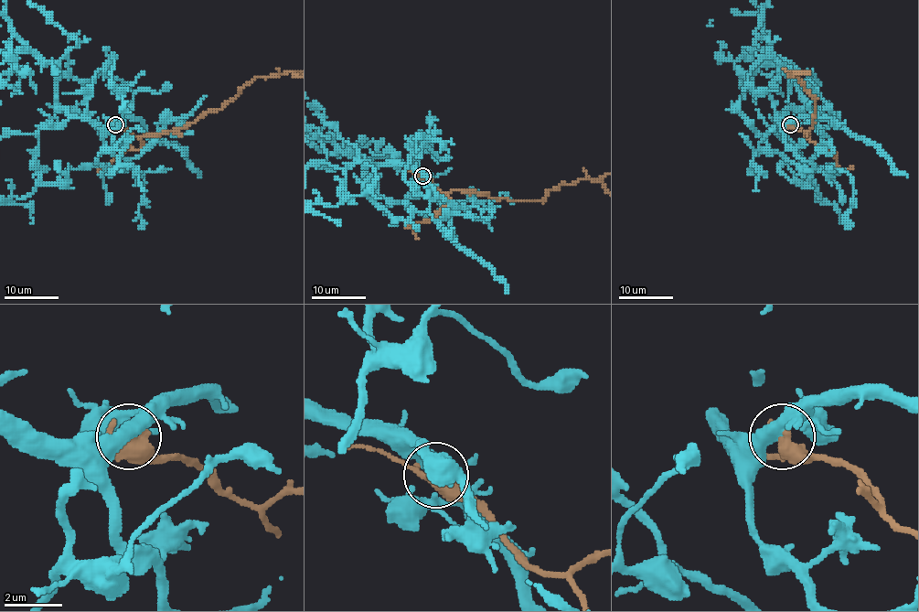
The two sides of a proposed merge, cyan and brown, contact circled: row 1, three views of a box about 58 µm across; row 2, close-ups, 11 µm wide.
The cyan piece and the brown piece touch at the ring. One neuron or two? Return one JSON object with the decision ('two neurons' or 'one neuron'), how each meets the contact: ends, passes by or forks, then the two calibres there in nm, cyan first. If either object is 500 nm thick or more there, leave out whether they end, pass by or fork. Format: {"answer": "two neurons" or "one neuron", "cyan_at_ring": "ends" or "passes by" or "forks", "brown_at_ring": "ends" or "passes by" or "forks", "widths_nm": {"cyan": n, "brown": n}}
{"answer": "one neuron", "cyan_at_ring": "passes by", "brown_at_ring": "forks", "widths_nm": {"cyan": 480, "brown": 360}}

